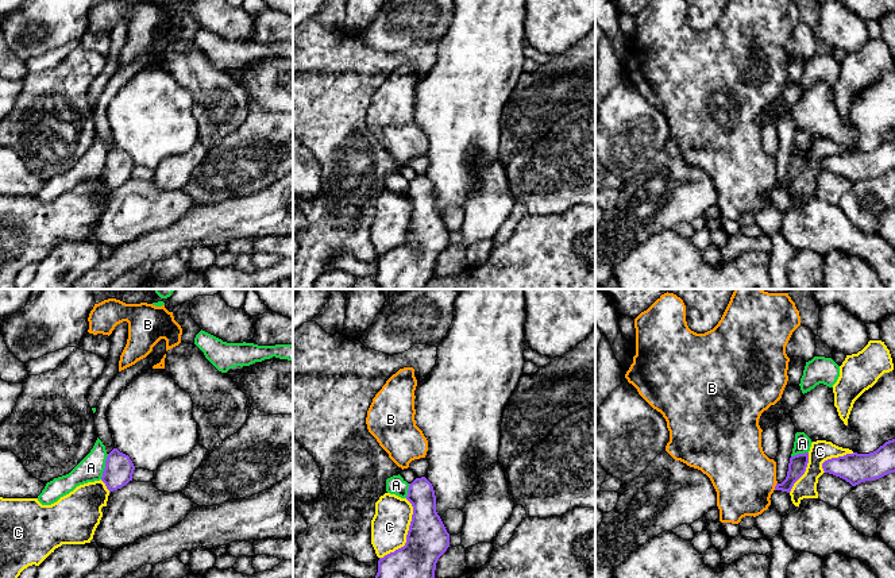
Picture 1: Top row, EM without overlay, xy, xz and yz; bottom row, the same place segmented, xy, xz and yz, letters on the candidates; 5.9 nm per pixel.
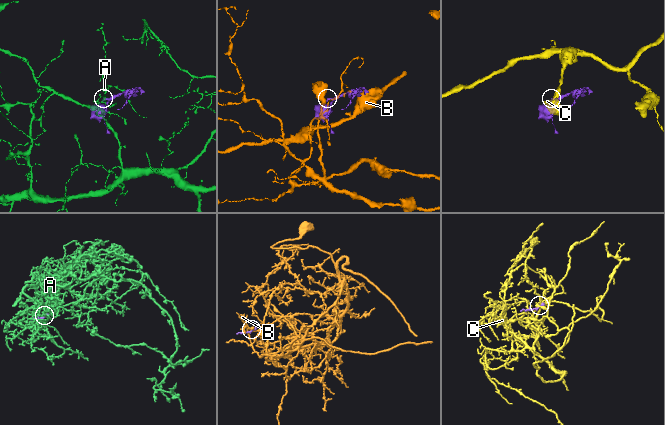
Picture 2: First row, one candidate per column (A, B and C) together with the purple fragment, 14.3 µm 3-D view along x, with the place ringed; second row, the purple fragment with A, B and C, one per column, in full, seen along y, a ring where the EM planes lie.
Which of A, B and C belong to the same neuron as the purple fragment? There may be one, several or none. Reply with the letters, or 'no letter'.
no letter

